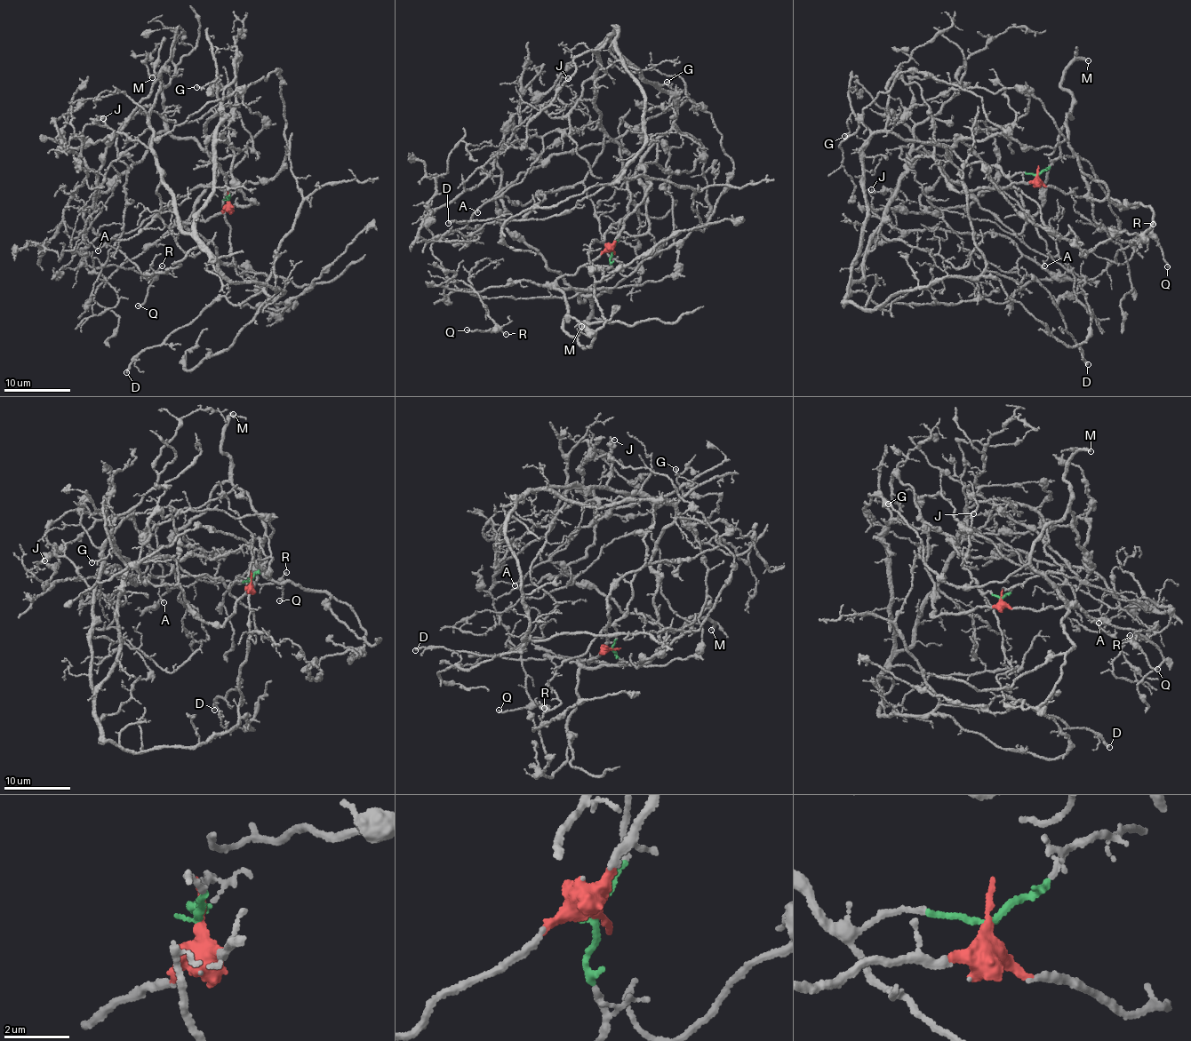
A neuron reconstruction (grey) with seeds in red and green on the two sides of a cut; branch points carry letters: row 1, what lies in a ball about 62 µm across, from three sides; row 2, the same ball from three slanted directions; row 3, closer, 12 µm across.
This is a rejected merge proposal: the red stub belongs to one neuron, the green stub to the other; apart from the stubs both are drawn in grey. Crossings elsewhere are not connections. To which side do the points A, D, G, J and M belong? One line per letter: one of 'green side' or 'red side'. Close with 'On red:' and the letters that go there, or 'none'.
A: green side
D: green side
G: green side
J: green side
M: red side
On red: M

